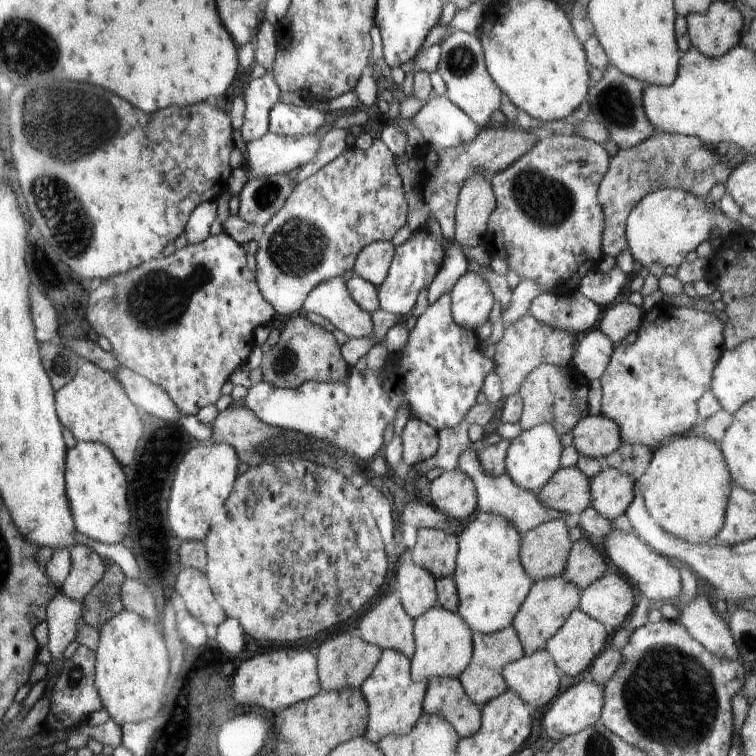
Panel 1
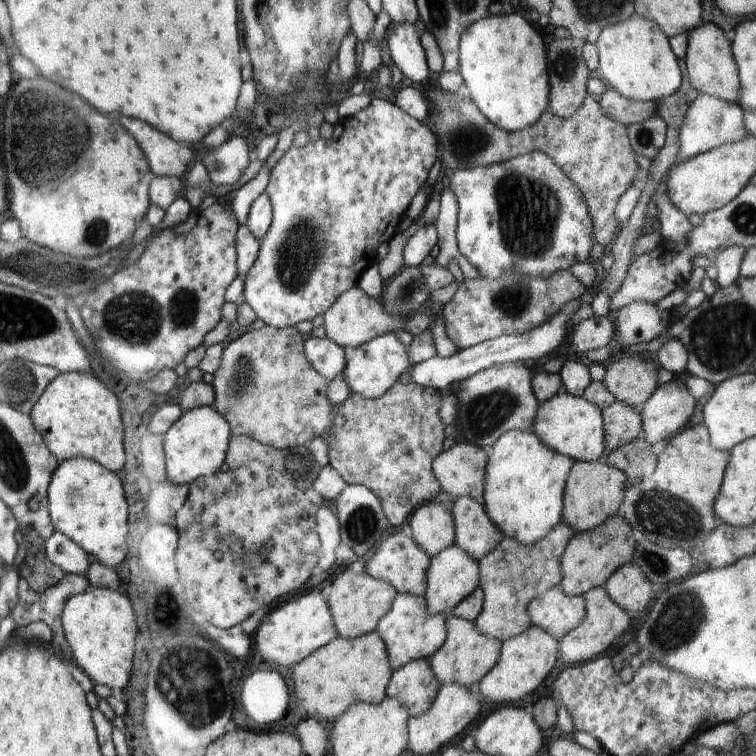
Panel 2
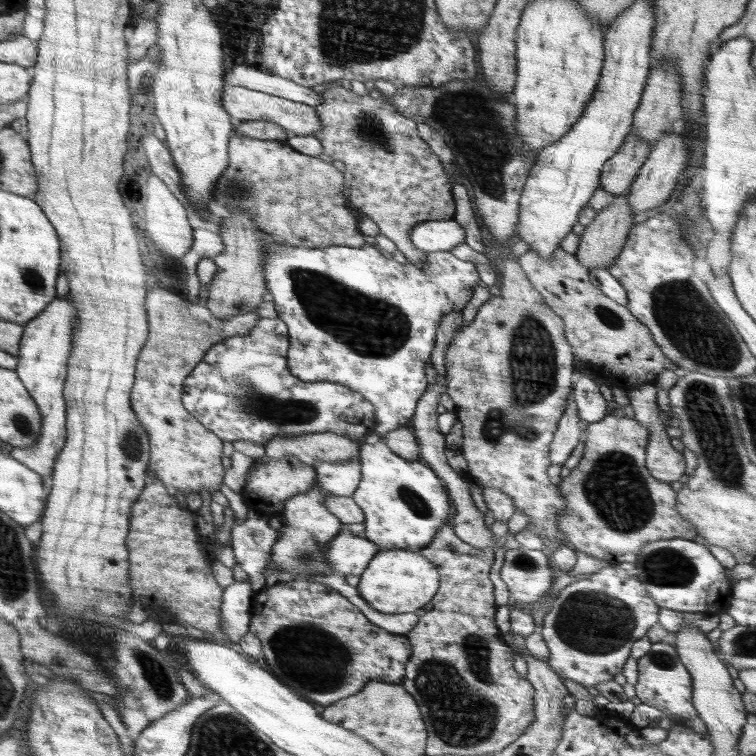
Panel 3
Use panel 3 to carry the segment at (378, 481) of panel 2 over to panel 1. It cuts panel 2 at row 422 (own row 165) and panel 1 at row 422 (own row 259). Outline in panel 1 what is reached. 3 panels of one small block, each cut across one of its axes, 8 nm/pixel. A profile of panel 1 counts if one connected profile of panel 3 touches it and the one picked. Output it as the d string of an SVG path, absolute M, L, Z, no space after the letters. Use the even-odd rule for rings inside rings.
M409 418L402 430L402 461L414 466L432 458L438 450L438 434L419 418Z

